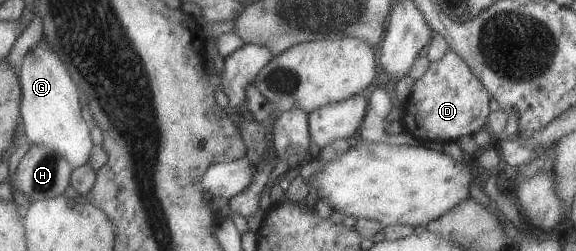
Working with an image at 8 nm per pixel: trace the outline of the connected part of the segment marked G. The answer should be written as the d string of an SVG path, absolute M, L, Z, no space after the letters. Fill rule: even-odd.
M44 37L25 53L17 73L21 89L19 117L23 139L29 145L43 145L56 156L63 157L72 170L89 162L94 145L90 138L91 125L81 116L80 93Z

